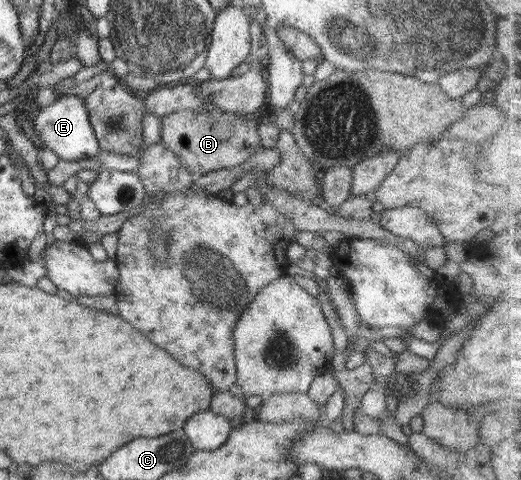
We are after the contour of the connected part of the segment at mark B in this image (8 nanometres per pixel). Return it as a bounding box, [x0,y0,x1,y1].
[160,110,264,177]

